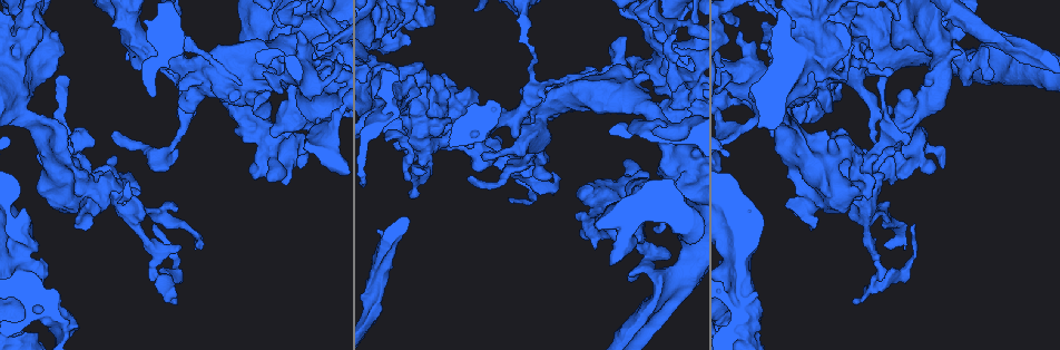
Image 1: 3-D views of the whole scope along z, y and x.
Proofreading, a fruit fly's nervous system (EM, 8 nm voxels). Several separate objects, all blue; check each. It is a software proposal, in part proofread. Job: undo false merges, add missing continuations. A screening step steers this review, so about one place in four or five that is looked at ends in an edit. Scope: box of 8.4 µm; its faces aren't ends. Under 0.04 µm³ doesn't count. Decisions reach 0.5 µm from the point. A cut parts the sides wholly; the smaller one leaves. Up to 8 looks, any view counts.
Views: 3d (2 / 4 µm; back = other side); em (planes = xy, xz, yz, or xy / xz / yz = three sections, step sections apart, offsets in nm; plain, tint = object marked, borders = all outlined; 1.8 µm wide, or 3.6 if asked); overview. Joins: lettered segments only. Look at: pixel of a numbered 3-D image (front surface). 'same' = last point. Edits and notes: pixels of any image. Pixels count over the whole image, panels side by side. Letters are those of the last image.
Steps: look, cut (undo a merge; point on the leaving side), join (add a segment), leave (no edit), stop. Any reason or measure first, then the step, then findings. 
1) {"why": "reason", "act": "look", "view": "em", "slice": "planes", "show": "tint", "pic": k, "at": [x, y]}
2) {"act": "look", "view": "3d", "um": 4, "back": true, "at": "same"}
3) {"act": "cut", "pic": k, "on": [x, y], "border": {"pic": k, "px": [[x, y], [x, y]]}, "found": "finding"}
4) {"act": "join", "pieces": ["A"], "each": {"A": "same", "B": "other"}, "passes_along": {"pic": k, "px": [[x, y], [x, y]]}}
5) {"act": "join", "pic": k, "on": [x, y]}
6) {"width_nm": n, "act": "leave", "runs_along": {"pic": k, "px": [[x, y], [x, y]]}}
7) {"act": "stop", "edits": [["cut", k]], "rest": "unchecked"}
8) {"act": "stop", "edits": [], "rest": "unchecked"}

{"why": "closes a loop", "act": "look", "view": "em", "slice": "planes", "show": "tint", "pic": 1, "at": [407, 172]}

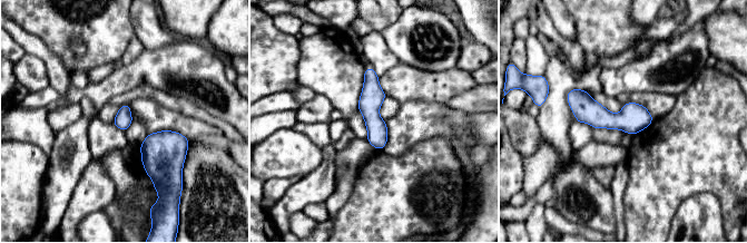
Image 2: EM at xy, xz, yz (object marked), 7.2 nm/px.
{"why": "what lies round it", "act": "look", "view": "em", "slice": "planes", "show": "borders", "at": "same"}

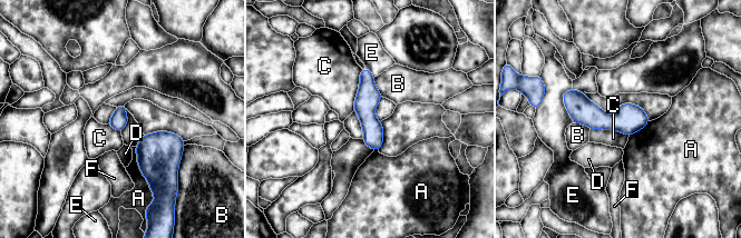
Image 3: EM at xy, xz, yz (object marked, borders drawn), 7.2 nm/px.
{"longest_contact_nm": ["A", 340], "act": "leave", "each": {"A": "other", "B": "other", "C": "other", "D": "other", "E": "other", "F": "other"}, "runs_along": {"pic": 3, "px": [[566, 96], [602, 120], [645, 120]]}, "found": "continuous, no second neuron"}

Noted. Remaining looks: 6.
{"why": "stops while still wide", "act": "look", "view": "3d", "um": 2, "pic": 1, "at": [549, 81]}

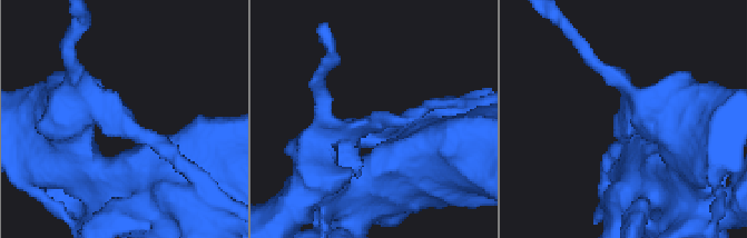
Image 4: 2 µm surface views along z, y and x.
{"why": "need the tissue", "act": "look", "view": "em", "slice": "planes", "show": "borders", "pic": 4, "at": [627, 101]}

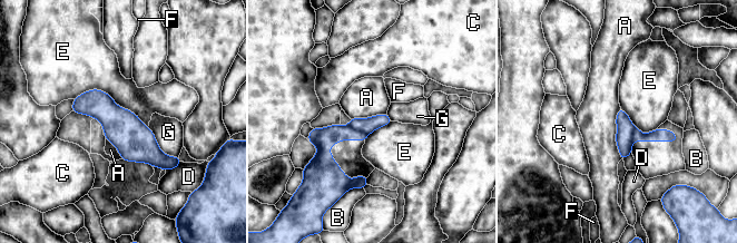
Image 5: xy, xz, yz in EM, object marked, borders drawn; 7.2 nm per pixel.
{"act": "cut", "pic": 5, "on": [365, 125], "each": {"A": "other", "B": "other", "C": "other", "D": "other", "E": "other", "F": "other", "G": "other"}, "part_leaving": {"pic": 5, "px": [[76, 101], [100, 105], [174, 164]]}, "found": "two neurons meet here"}

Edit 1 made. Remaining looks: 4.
{"why": "thick turns thin", "act": "look", "view": "em", "slice": "planes", "show": "borders", "pic": 1, "at": [287, 118]}

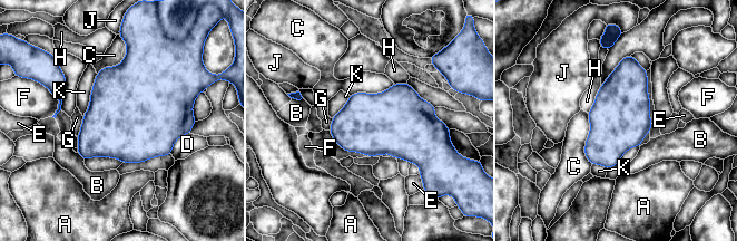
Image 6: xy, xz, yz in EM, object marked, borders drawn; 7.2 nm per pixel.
{"act": "leave", "each": {"A": "other", "B": "other", "C": "other", "D": "other", "E": "other", "F": "other", "G": "other", "H": "other", "J": "other", "K": "other"}, "border": {"pic": 6, "px": [[586, 113], [585, 156], [591, 164]]}, "found": "all the same neuron"}

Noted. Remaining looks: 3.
{"act": "stop", "edits": [["cut", 5]], "rest": "unchecked"}

